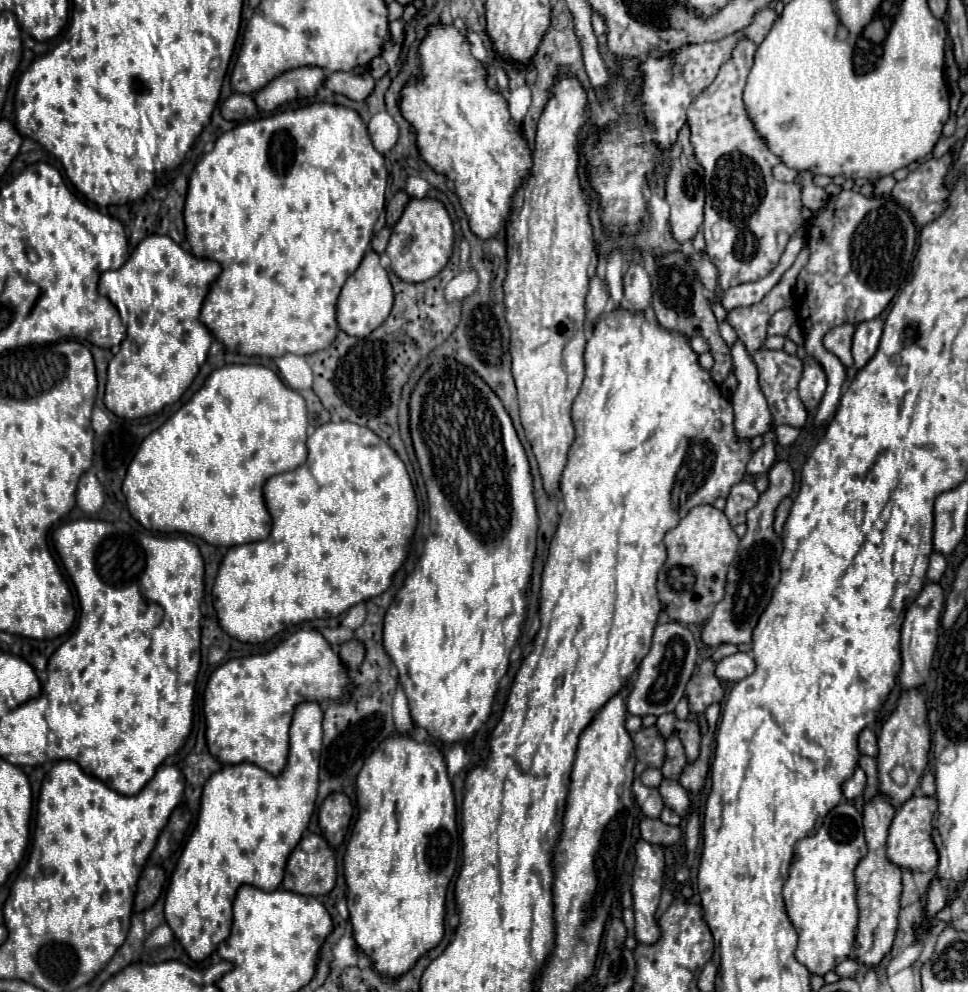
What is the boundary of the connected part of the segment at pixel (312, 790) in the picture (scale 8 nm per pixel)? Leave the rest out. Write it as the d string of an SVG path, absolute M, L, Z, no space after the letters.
M303 702L295 708L289 762L281 776L271 776L263 768L243 762L223 766L207 780L197 826L185 844L165 896L167 924L195 962L209 958L227 940L231 932L231 906L239 886L249 884L265 892L279 888L287 856L299 844L315 810L323 736L321 720L323 710L315 702Z

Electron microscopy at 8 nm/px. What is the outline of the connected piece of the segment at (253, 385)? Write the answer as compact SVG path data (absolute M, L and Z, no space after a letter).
M229 364L217 368L187 404L143 440L123 480L127 508L131 516L151 532L183 532L213 546L227 548L265 540L271 532L271 516L263 500L263 486L271 476L295 470L305 462L305 440L305 400L301 394L287 388L271 368L257 364Z

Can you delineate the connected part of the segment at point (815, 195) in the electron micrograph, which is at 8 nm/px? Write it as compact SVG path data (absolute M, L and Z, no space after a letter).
M801 172L801 196L803 196L803 204L809 210L817 210L827 202L827 192L825 188L817 186L813 182L813 174L811 172Z

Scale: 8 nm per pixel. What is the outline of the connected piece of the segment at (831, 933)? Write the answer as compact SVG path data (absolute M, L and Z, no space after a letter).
M847 800L825 816L815 836L807 836L795 844L783 898L787 916L799 936L795 958L805 964L811 974L825 976L851 954L857 928L855 868L865 854L863 814Z

